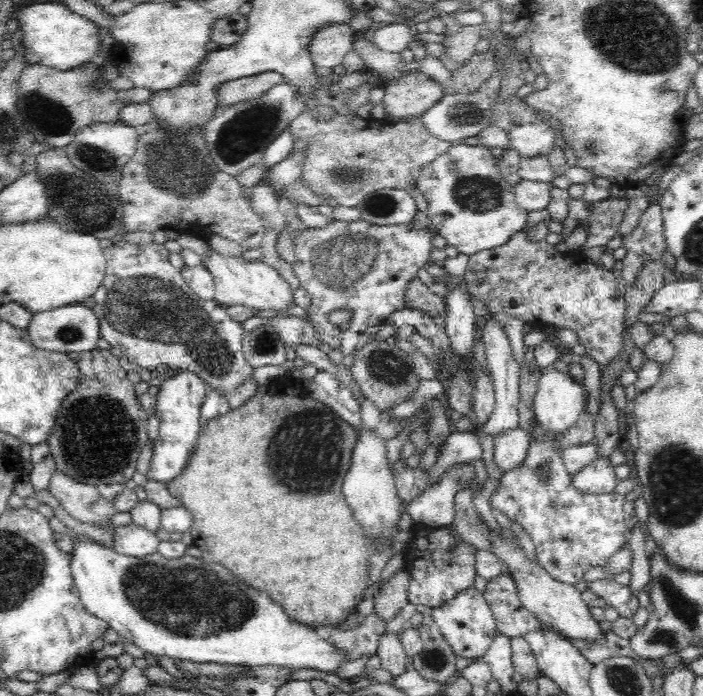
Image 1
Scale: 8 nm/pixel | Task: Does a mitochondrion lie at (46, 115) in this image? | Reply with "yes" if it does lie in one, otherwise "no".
yes

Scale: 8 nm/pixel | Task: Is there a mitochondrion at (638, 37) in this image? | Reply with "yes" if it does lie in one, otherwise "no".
yes

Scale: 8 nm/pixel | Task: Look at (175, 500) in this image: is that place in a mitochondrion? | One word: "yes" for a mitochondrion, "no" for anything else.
no

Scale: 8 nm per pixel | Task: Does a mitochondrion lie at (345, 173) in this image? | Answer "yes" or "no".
yes

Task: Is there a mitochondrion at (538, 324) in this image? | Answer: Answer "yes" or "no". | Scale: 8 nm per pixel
no

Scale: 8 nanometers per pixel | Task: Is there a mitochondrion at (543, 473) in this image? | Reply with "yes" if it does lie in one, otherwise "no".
yes

